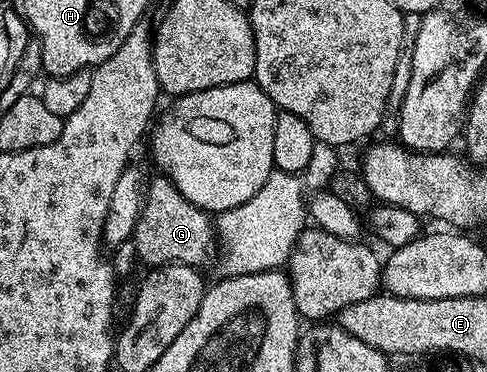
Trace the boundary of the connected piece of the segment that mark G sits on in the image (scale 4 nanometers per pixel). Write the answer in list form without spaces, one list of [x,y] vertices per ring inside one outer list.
[[[164,176],[150,177],[145,187],[145,203],[141,206],[141,215],[133,229],[132,240],[137,250],[136,257],[146,262],[146,267],[170,266],[173,262],[181,262],[184,266],[204,267],[208,260],[209,253],[215,250],[215,222],[206,211],[200,210],[175,184],[171,179]]]

